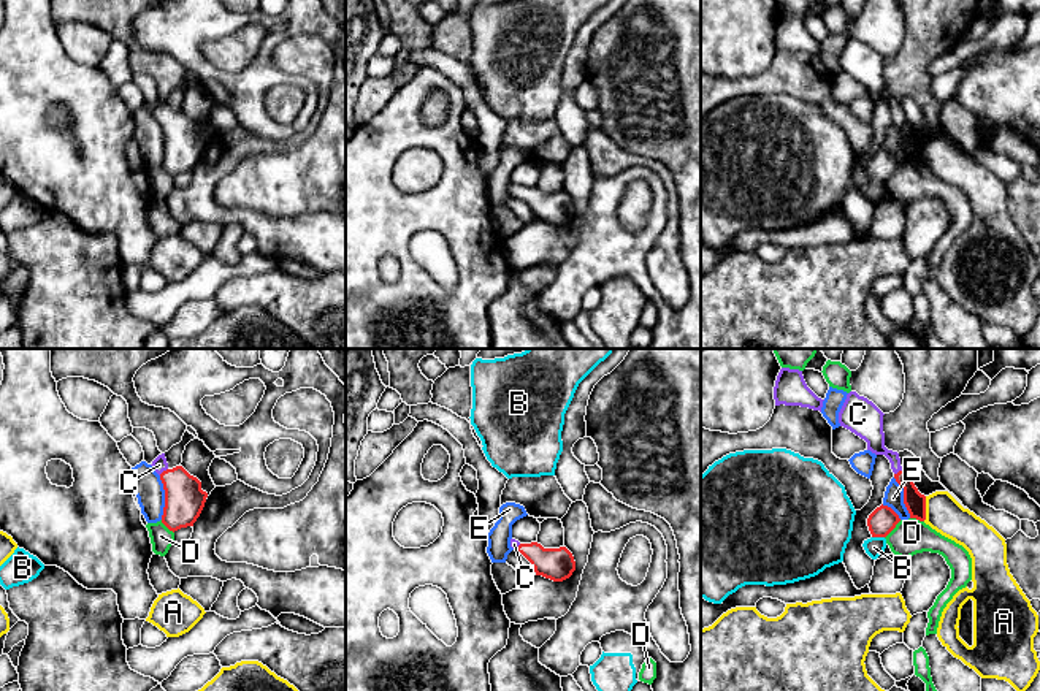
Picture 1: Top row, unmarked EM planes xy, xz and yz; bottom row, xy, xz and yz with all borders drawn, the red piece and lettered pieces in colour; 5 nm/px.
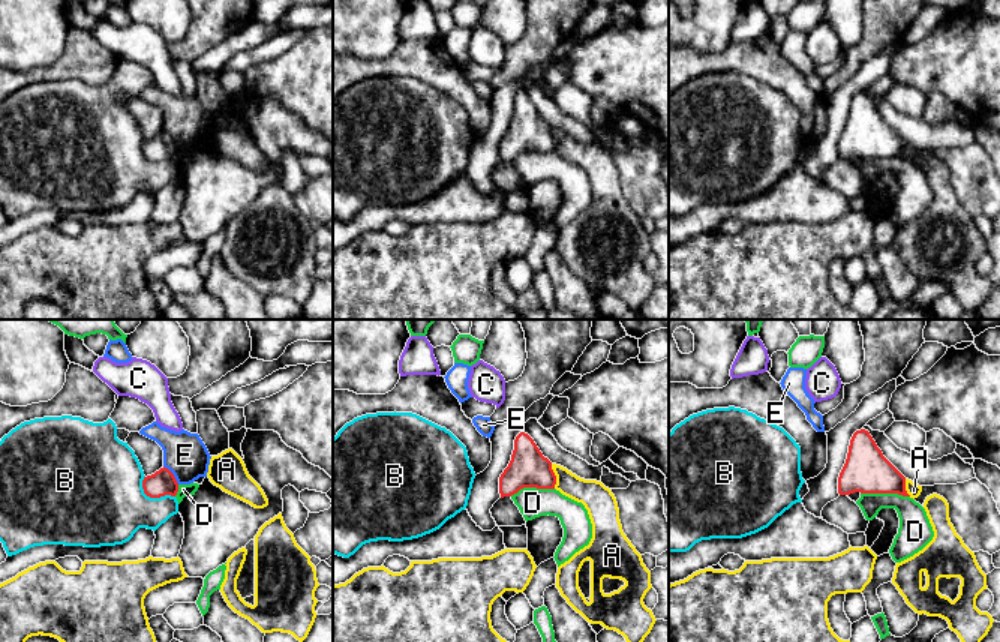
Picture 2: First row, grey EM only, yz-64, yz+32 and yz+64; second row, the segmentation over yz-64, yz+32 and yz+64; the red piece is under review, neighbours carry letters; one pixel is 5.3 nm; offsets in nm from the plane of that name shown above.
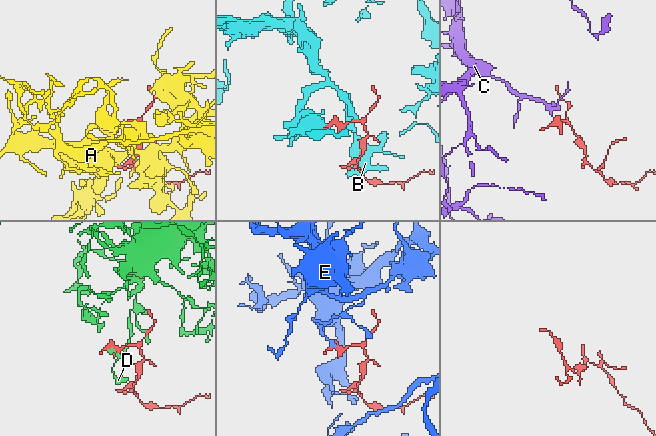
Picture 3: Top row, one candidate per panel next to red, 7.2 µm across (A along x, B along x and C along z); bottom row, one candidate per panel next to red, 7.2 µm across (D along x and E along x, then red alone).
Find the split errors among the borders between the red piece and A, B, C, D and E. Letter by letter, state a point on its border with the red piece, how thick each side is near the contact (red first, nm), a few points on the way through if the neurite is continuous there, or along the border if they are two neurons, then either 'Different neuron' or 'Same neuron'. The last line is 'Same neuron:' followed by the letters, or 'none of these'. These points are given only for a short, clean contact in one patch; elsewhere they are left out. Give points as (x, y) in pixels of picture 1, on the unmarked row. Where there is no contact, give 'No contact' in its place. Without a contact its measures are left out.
A: Touches red at yz (925, 154). Thickness 110 nm (red) against 190 nm. Different neuron
B: Touches red at yz (879, 181). Thickness 140 nm (red) against 100 nm. Different neuron
C: Touches red at xy (164, 116). Thickness 200 nm (red) against 80 nm. Path across: xy (184, 145), (183, 135), (164, 116), (159, 110). Same neuron
D: Touches red at yz (893, 173). Thickness 140 nm (red) against 180 nm. Different neuron
E: Touches red at xy (165, 143). Thickness 200 nm (red) against 150 nm. Boundary: xy (159, 121), (164, 130), (162, 164). Different neuron
Same neuron: C

